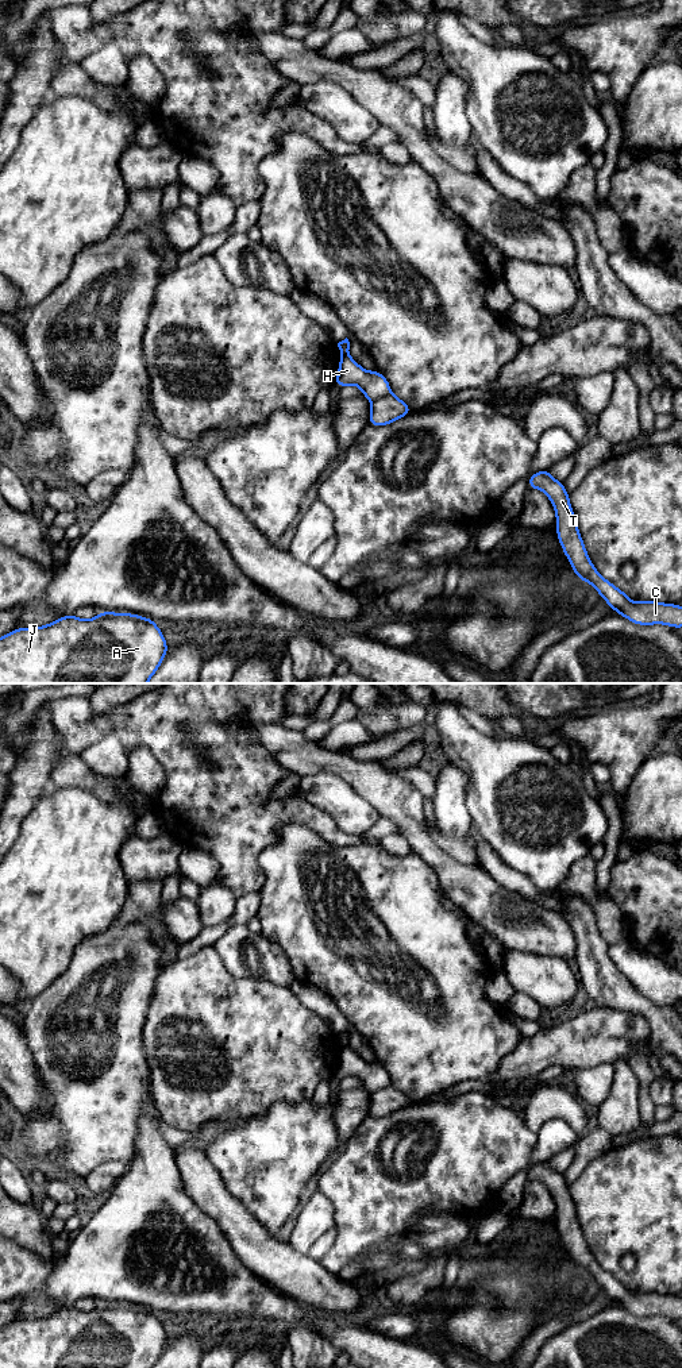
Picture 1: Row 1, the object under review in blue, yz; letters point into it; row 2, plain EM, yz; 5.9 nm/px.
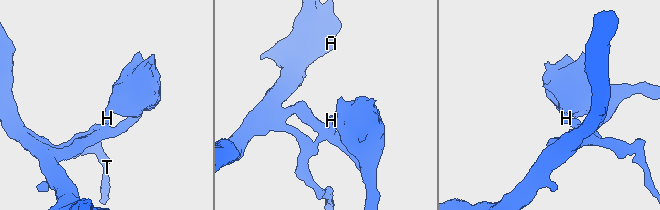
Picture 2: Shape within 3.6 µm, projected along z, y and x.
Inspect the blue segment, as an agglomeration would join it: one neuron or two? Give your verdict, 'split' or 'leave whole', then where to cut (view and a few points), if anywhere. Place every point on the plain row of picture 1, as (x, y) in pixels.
split | yz (390, 1085), (373, 1093)

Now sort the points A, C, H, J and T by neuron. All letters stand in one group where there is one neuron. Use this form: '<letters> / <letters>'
A J / C H T

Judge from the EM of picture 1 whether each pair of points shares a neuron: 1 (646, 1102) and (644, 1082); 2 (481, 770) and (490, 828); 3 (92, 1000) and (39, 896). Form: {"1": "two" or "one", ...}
{"1": "one", "2": "one", "3": "two"}

